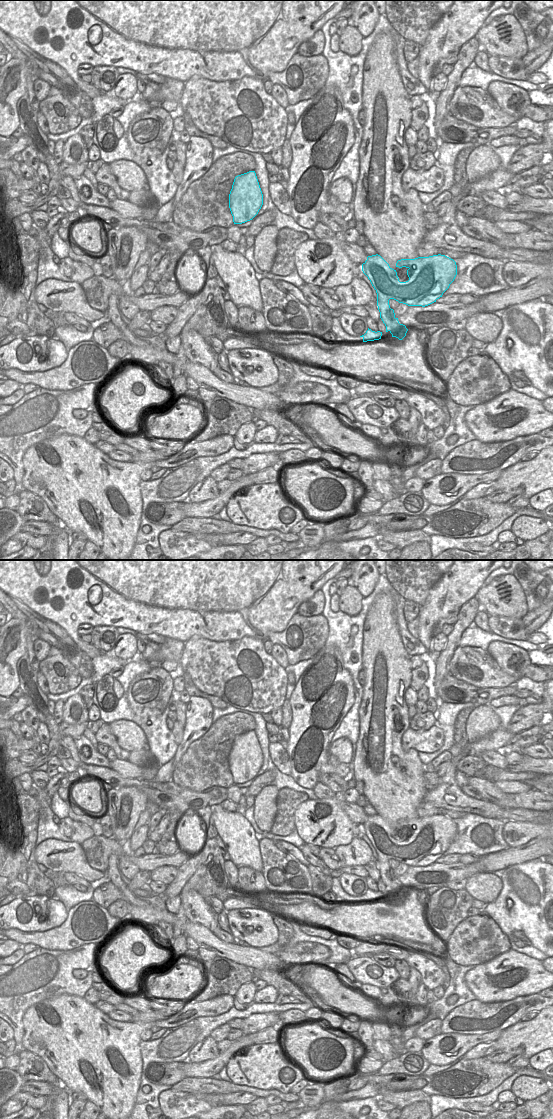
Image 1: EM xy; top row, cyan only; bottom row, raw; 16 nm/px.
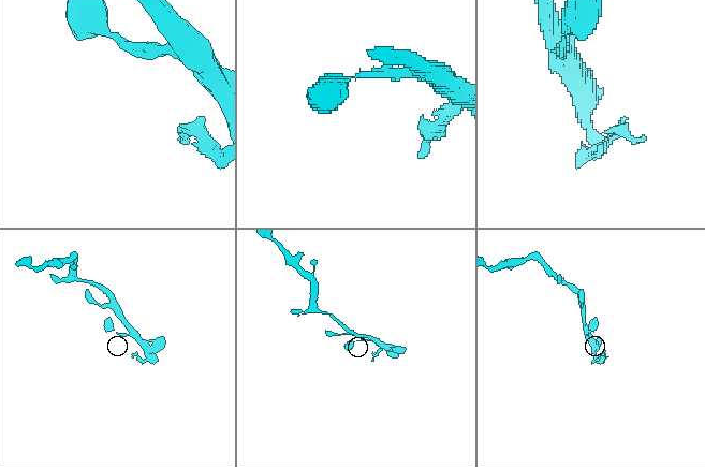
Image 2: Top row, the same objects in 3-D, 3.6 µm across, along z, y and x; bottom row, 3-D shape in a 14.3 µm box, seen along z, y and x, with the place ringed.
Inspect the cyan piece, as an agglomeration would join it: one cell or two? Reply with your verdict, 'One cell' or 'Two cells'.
One cell

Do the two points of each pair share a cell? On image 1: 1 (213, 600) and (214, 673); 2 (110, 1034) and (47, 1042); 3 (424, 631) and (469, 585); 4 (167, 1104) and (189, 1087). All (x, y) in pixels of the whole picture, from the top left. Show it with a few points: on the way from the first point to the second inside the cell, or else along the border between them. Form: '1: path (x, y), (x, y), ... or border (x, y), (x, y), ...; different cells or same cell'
1: border (191, 637), (204, 637), (216, 641), (238, 640); different cells
2: path (94, 1040), (63, 1040); same cell
3: path (433, 618), (450, 601), (459, 596); same cell
4: border (170, 1089), (173, 1091), (189, 1092), (193, 1095); different cells

